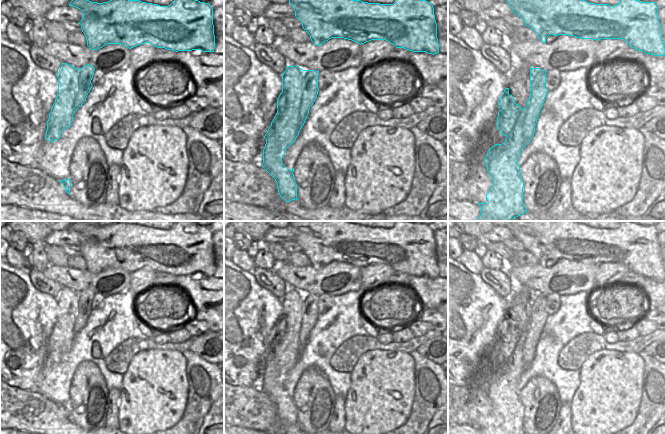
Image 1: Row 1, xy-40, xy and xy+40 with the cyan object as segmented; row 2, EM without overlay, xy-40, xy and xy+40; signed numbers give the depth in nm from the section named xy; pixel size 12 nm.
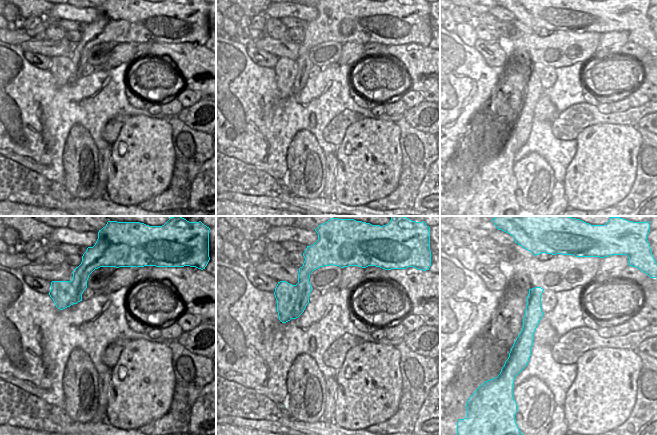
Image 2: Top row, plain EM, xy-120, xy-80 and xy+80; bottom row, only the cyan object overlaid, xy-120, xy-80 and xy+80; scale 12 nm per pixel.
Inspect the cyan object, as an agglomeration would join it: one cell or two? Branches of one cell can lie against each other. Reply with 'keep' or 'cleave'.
cleave

